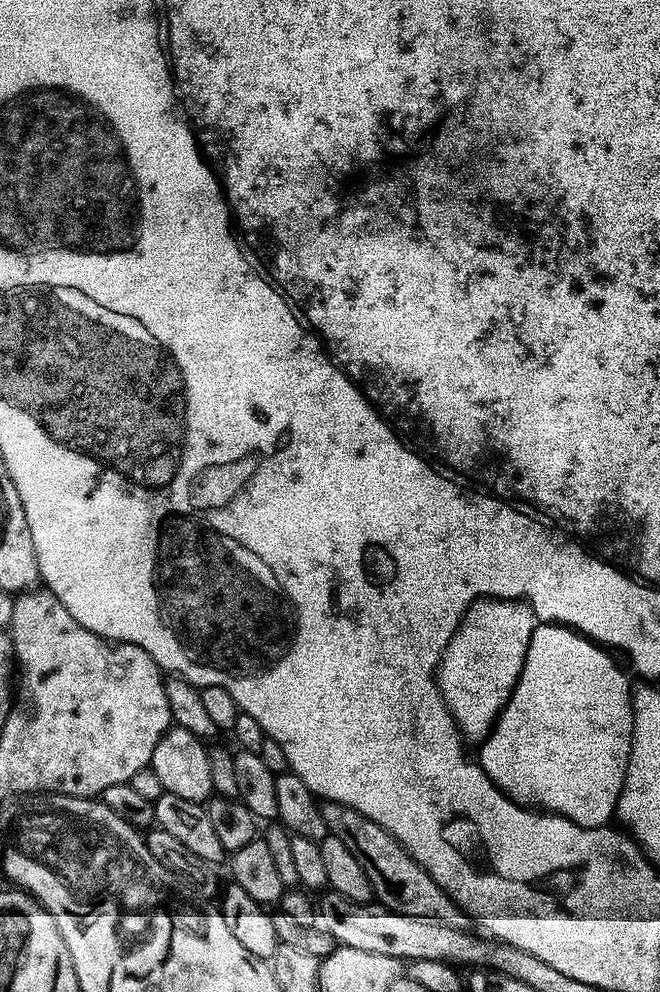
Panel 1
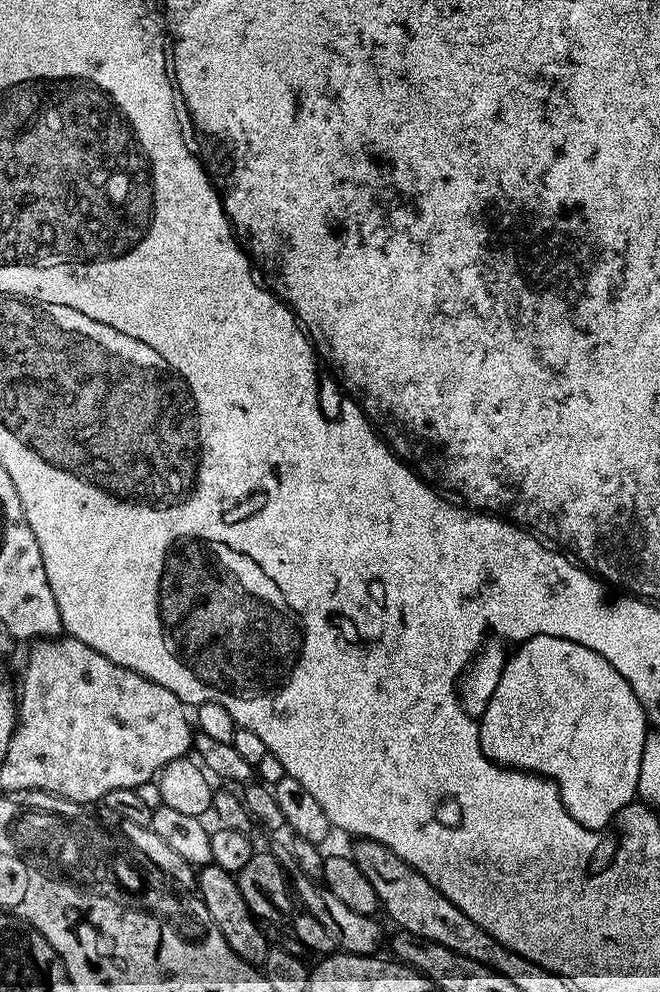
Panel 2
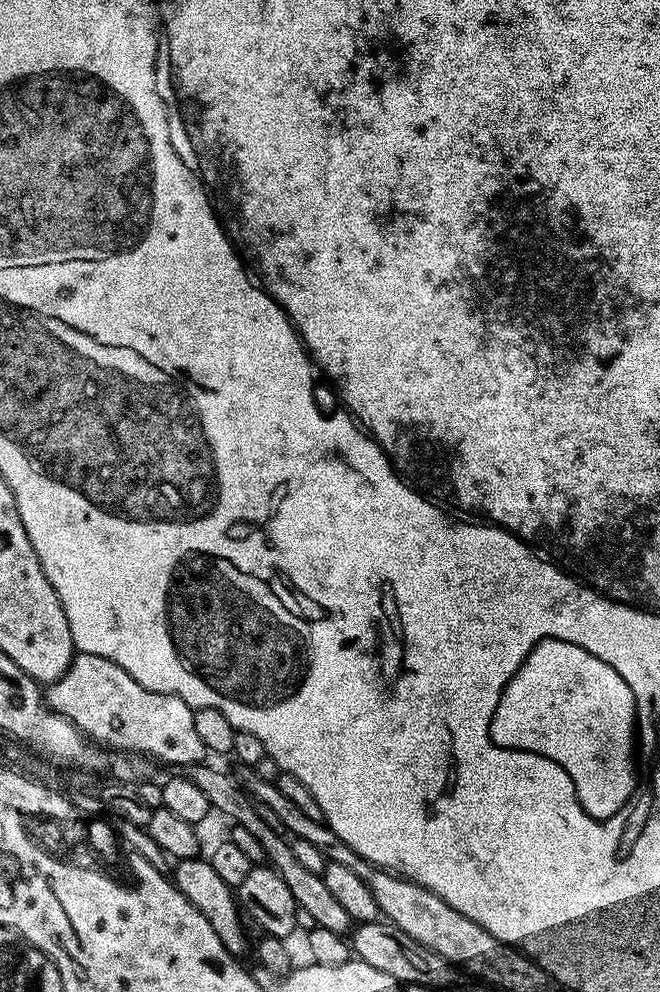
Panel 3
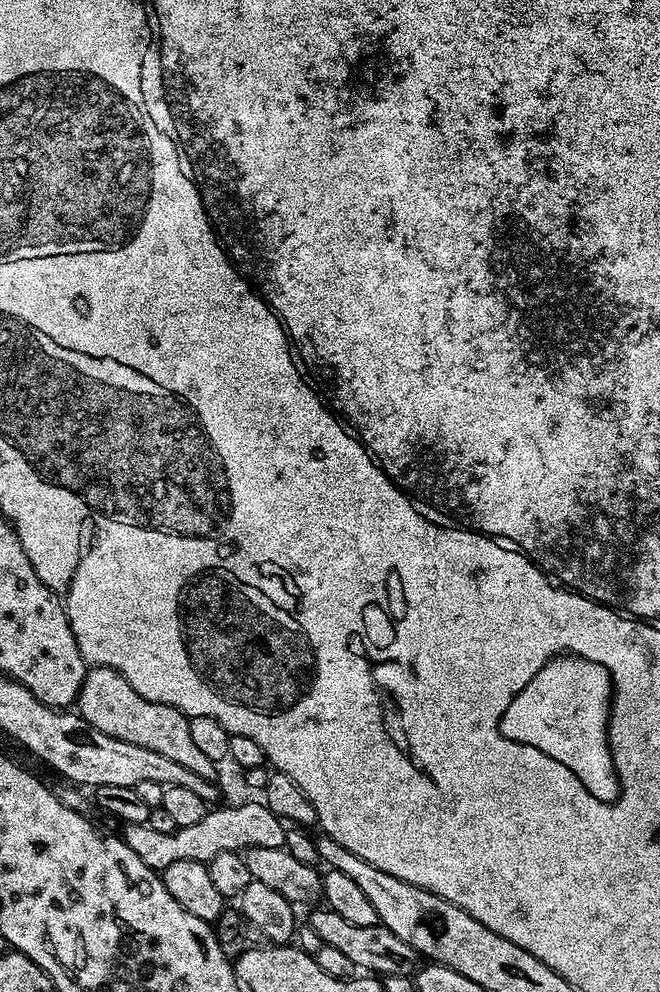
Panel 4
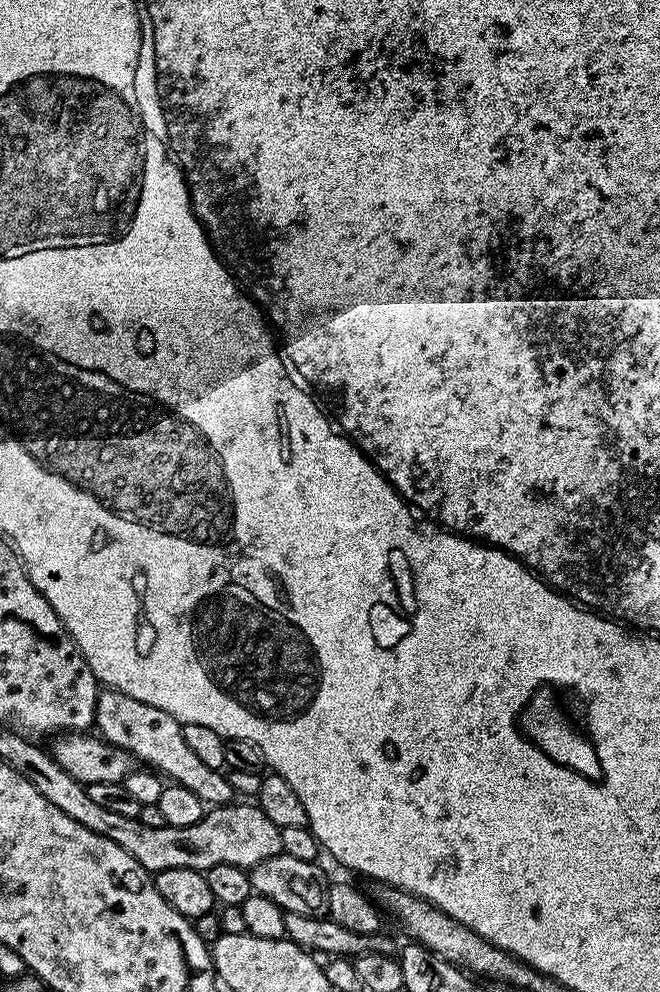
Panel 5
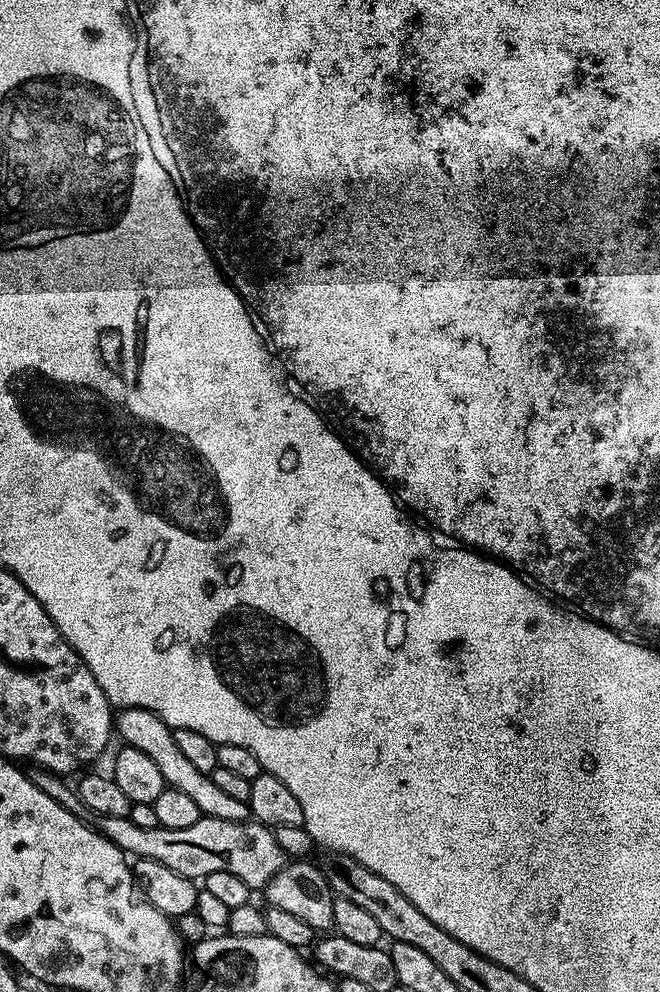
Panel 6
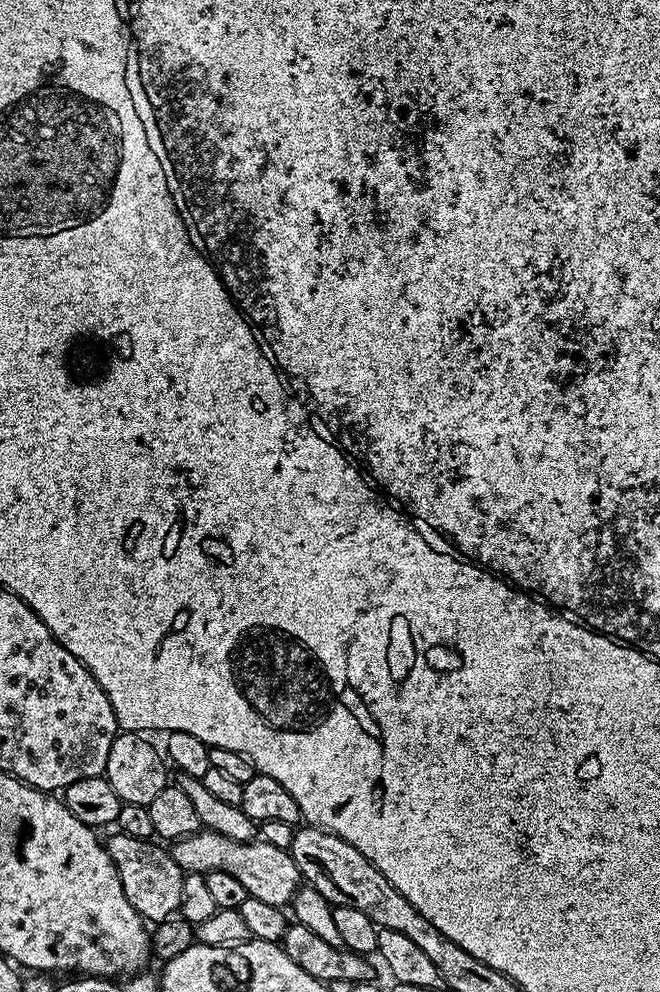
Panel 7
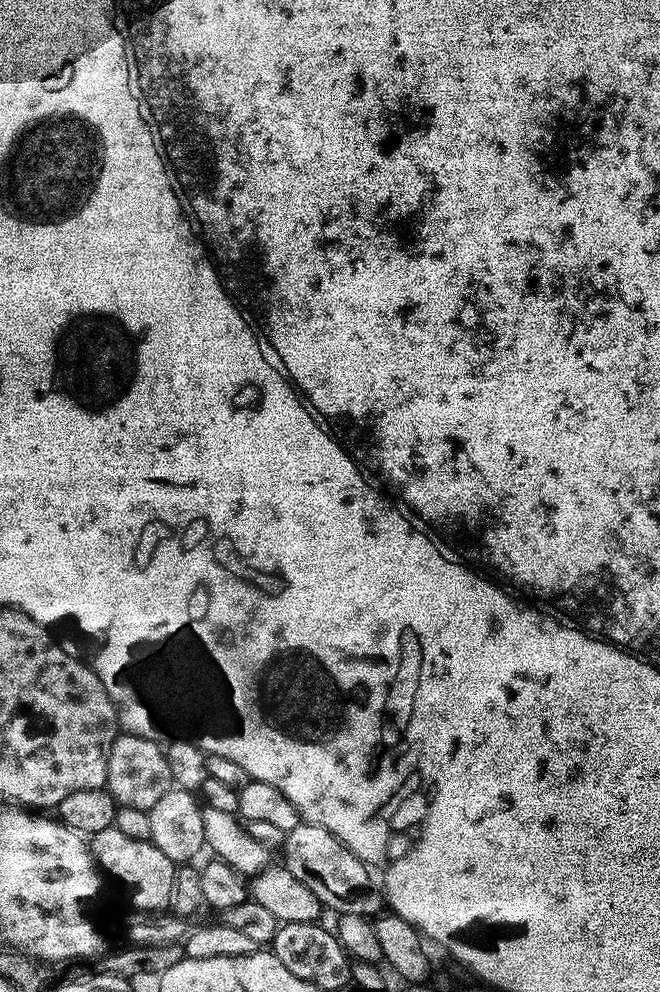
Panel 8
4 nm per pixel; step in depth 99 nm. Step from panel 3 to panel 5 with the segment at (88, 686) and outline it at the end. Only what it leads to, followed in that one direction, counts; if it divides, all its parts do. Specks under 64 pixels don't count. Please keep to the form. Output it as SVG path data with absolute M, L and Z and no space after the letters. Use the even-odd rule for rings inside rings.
M104 690L96 698L95 727L107 743L124 749L129 756L137 761L142 760L143 765L157 770L169 781L198 794L205 806L233 803L234 791L227 775L206 766L198 755L190 750L183 738L183 724L166 714L166 710L158 710L158 706L146 706L146 702L138 702L138 698L130 698L121 692Z

